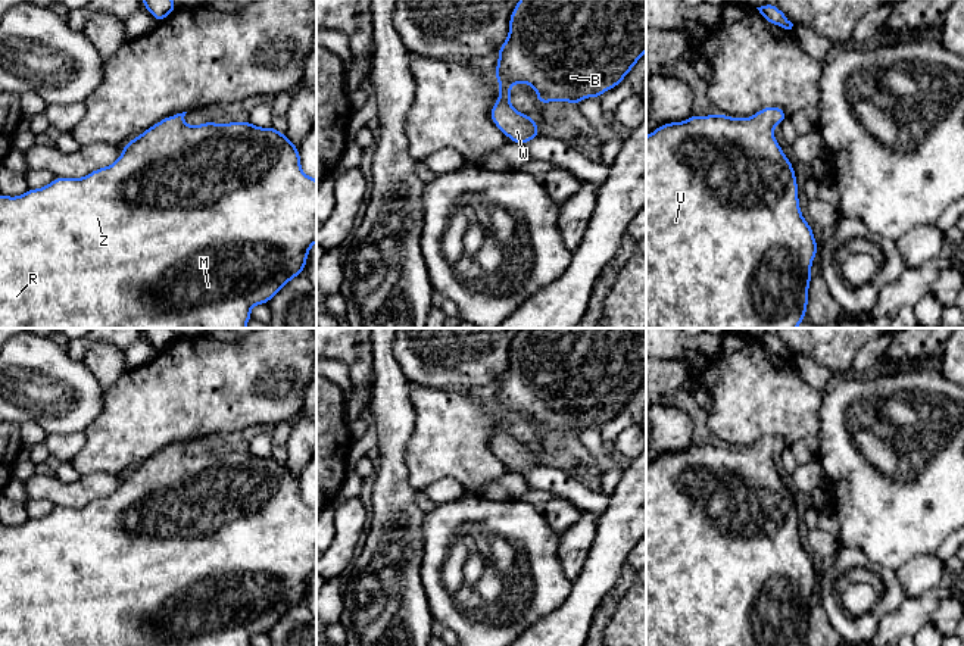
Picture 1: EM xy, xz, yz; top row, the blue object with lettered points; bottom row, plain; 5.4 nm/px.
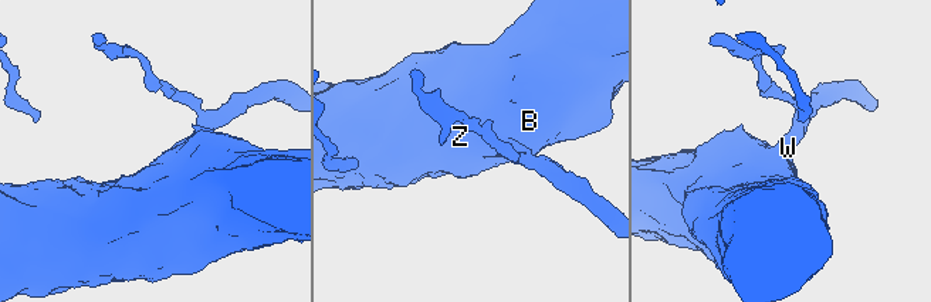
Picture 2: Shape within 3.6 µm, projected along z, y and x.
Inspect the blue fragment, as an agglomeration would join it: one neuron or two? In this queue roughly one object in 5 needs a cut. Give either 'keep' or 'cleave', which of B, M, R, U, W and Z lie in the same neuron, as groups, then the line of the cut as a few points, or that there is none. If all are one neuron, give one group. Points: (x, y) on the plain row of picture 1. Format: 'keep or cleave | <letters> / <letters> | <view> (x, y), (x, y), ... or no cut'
keep | B M R U W Z | no cut

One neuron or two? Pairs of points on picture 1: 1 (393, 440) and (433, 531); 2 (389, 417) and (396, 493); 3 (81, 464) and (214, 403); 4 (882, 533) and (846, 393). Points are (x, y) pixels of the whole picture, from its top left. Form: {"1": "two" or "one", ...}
{"1": "two", "2": "one", "3": "one", "4": "one"}

